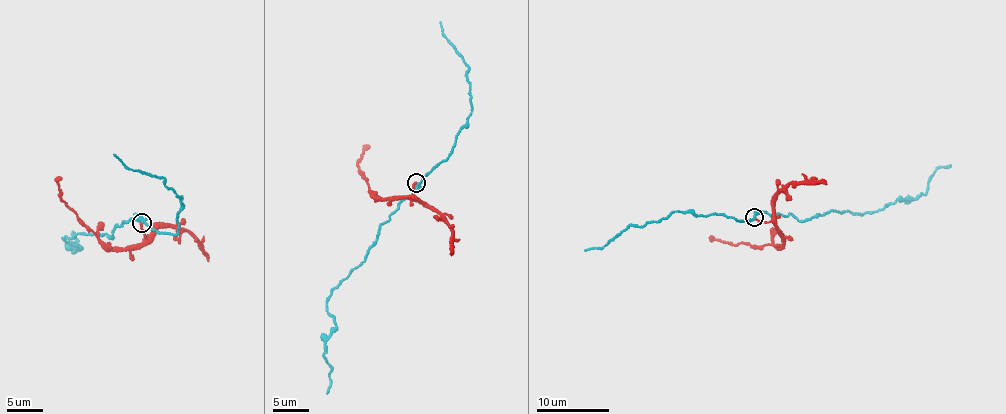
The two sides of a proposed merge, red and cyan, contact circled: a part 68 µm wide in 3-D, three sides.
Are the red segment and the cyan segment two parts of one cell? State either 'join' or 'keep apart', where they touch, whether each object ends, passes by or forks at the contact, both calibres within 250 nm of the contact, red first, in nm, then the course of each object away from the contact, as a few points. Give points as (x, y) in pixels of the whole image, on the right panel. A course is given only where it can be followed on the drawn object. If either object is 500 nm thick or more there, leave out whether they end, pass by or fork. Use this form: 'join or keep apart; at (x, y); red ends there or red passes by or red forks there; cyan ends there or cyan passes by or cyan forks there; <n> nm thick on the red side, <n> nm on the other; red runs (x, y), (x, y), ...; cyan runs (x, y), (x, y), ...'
keep apart; at (754, 217); red ends there; cyan passes by; 170 nm thick on the red side, 180 nm on the other; red runs (754, 216), (763, 222), (770, 220), (785, 240), (781, 244), (753, 246), (709, 238); cyan runs (754, 216), (764, 212), (805, 220), (833, 210), (861, 215), (917, 197), (927, 189), (933, 171), (950, 165)

